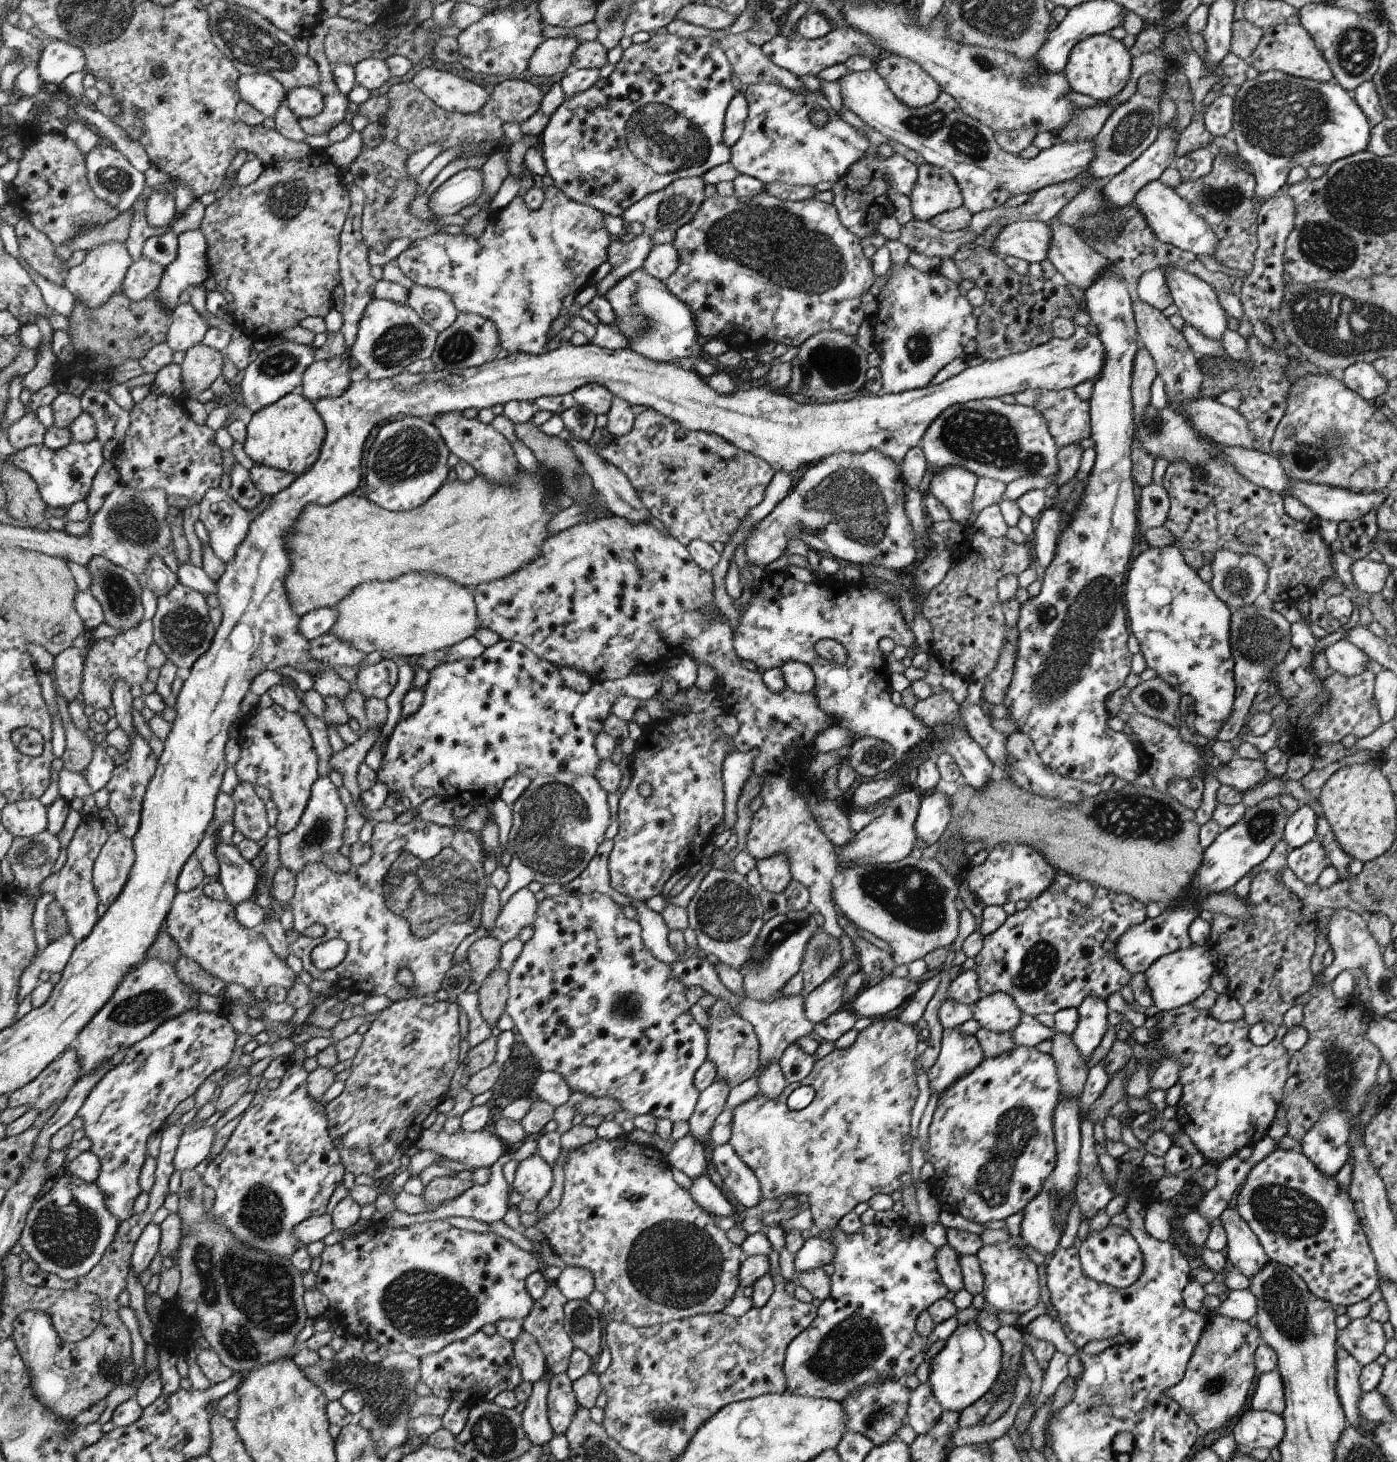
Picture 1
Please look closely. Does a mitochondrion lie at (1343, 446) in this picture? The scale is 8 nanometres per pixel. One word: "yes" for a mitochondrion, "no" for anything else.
yes

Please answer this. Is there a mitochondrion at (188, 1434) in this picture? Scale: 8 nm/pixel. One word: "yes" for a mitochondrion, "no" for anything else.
yes

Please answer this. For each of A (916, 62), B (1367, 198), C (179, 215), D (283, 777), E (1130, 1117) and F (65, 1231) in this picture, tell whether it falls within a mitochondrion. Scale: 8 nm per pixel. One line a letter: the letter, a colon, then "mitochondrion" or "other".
A: other
B: mitochondrion
C: other
D: other
E: other
F: mitochondrion

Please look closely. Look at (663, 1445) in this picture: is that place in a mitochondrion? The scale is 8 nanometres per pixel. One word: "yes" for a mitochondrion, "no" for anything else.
yes

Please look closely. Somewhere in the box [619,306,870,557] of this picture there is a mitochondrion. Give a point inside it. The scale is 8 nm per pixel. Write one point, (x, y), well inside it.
(830, 366)

